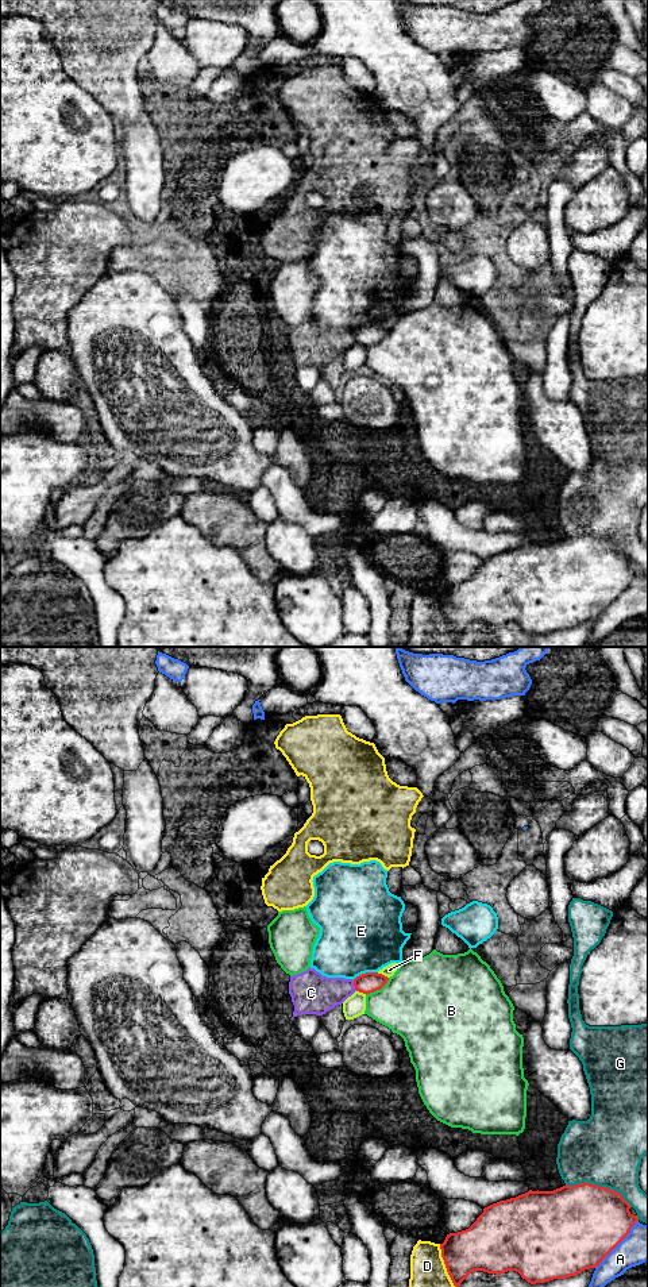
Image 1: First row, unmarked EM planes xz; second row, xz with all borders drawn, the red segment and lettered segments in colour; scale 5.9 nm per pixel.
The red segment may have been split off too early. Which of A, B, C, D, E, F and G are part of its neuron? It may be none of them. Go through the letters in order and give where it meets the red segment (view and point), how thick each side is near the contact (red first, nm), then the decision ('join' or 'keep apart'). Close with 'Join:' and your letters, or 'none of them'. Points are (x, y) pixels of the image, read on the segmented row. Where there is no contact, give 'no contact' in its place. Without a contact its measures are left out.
A: xz (618, 1243) | 480/220 nm | keep apart
B: xz (378, 989) | 120/440 nm | keep apart
C: xz (354, 985) | 120/240 nm | keep apart
D: xz (446, 1266) | 280/200 nm | keep apart
E: xz (366, 973) | 120/480 nm | keep apart
F: xz (381, 974) | 120/70 nm | keep apart
G: xz (600, 1186) | 480/420 nm | keep apart
Join: none of them

